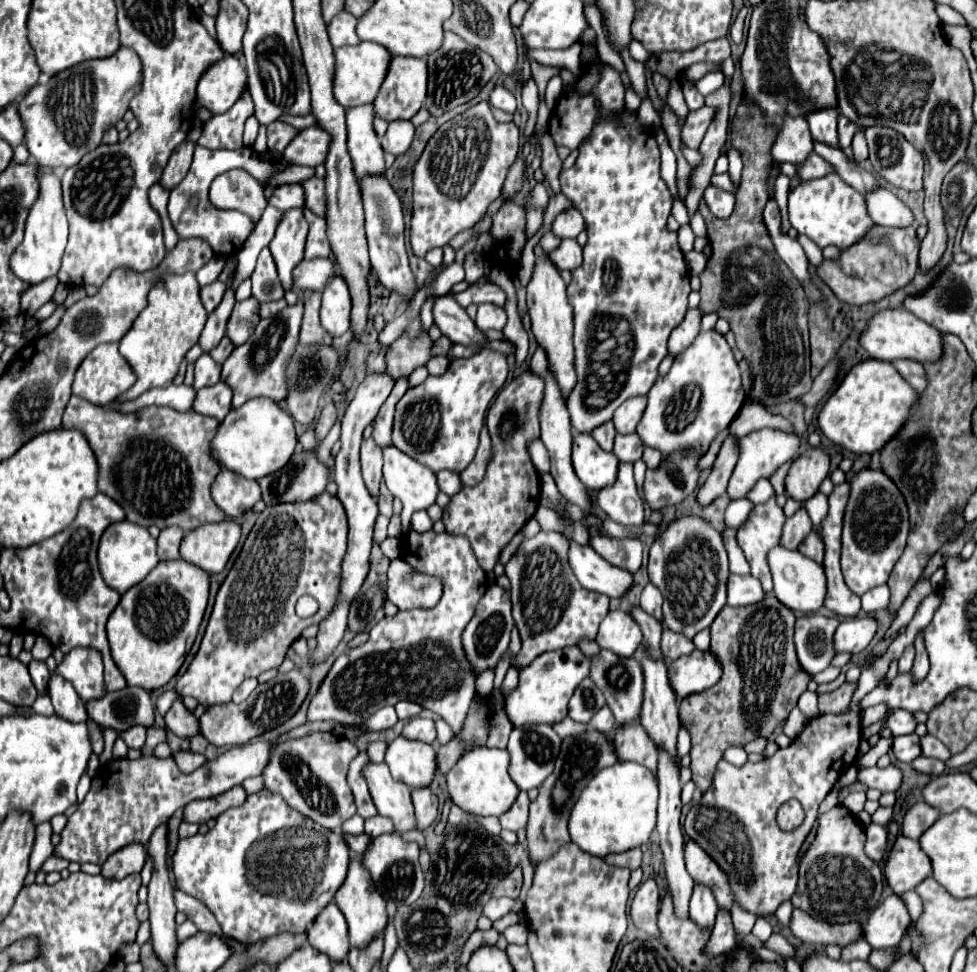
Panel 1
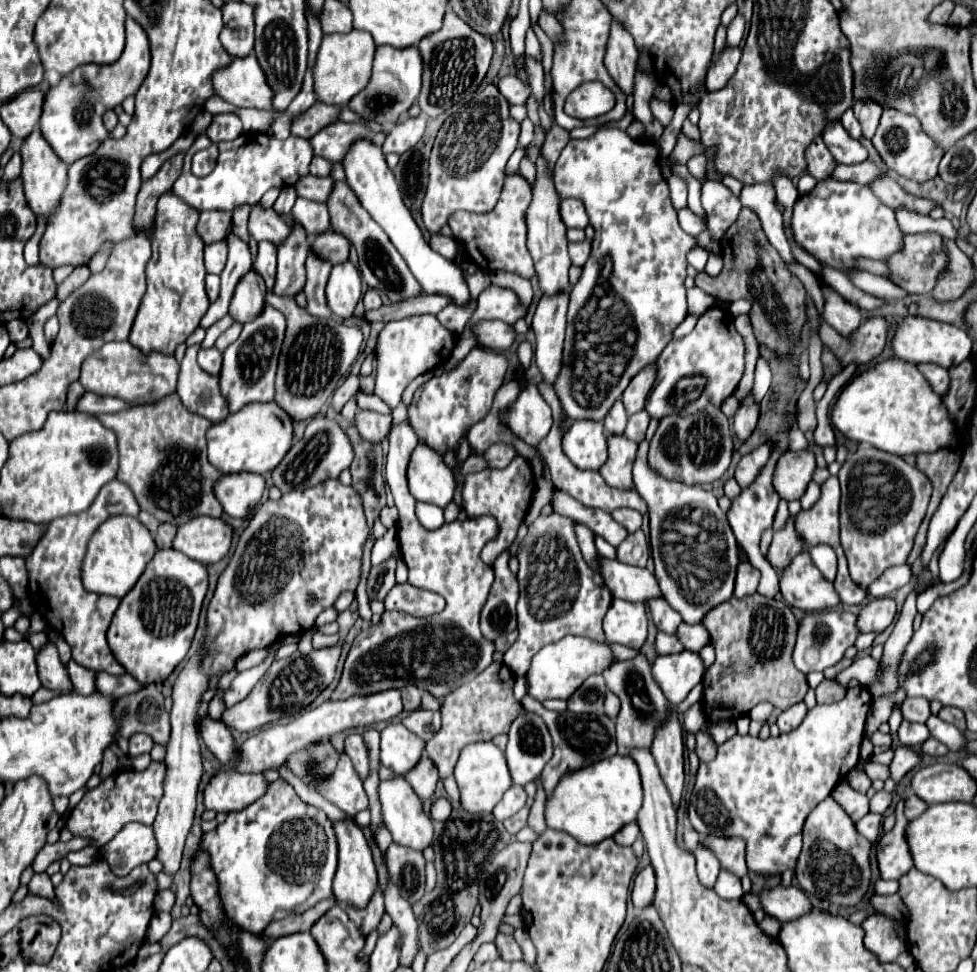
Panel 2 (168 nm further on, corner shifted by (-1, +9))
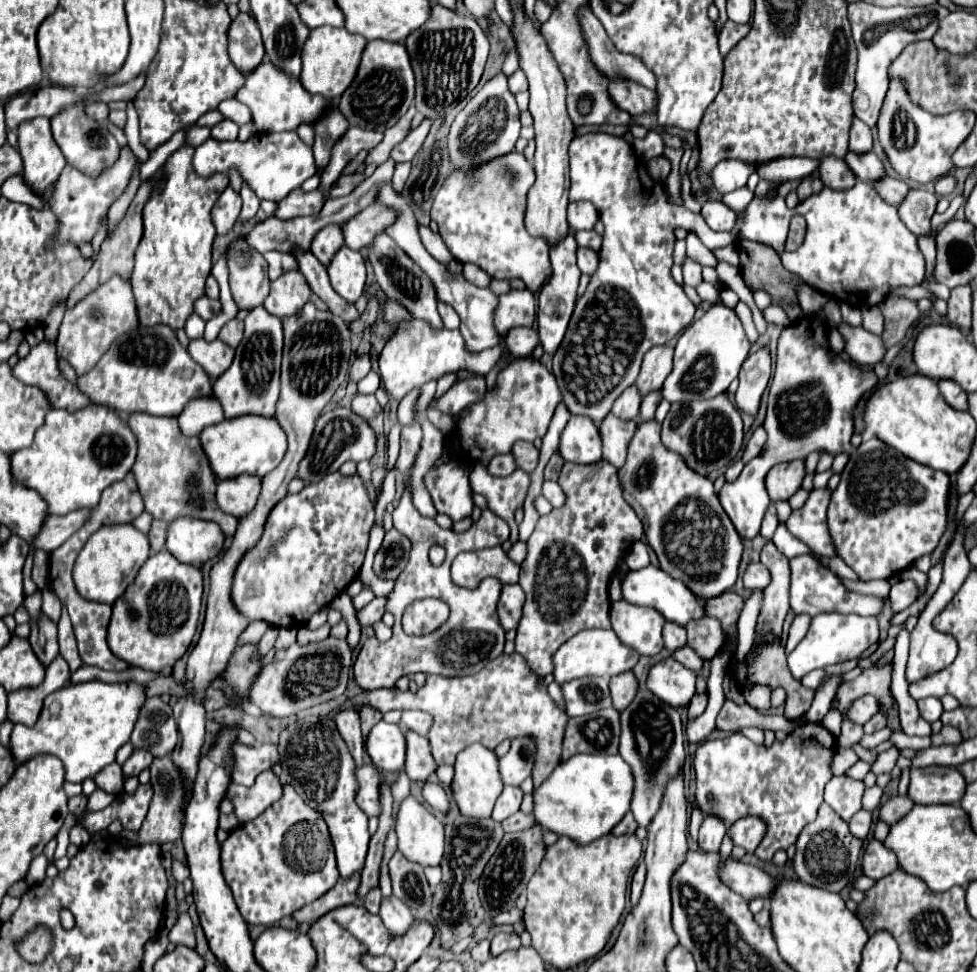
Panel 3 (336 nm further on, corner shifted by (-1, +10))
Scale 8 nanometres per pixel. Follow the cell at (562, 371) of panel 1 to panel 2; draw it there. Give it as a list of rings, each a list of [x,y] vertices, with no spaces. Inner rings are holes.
[[[539,154],[537,162],[537,178],[533,184],[533,200],[529,204],[527,210],[527,250],[533,256],[535,262],[535,270],[537,270],[537,278],[539,278],[539,288],[543,294],[557,294],[561,290],[569,288],[569,278],[567,278],[567,270],[571,266],[569,254],[567,254],[567,226],[561,222],[561,214],[559,214],[559,194],[553,186],[553,176],[549,170],[549,162]]]

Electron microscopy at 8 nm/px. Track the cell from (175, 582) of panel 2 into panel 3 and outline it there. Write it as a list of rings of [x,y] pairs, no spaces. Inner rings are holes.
[[[169,551],[153,553],[133,585],[113,603],[107,631],[109,649],[123,661],[145,671],[161,673],[183,657],[193,641],[203,595],[203,573],[195,565],[177,561]]]

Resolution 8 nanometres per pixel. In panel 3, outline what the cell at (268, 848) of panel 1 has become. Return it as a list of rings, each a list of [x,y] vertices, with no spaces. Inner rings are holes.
[[[283,785],[283,795],[279,801],[269,805],[259,817],[249,823],[243,823],[229,831],[229,837],[221,843],[221,869],[227,885],[233,891],[235,903],[249,925],[271,927],[277,925],[283,917],[289,917],[293,911],[313,903],[335,887],[339,871],[335,865],[333,841],[327,831],[327,823],[321,813],[309,807],[291,785]]]

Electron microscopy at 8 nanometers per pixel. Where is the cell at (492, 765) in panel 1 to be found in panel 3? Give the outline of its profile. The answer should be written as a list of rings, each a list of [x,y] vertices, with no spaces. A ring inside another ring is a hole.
[[[473,743],[469,747],[465,747],[455,761],[455,777],[451,783],[451,791],[453,797],[459,805],[459,811],[465,817],[491,817],[493,805],[497,801],[497,797],[503,791],[503,781],[501,781],[501,773],[499,773],[499,759],[495,755],[495,751],[487,749],[481,743]]]

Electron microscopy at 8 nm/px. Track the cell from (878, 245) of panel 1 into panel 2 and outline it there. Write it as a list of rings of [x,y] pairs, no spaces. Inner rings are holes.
[[[935,232],[907,234],[903,252],[895,254],[887,260],[893,282],[911,294],[931,294],[931,290],[935,288],[935,284],[939,280],[939,274],[943,274],[947,270],[947,264],[949,264],[949,254],[945,250],[941,234],[935,234]]]

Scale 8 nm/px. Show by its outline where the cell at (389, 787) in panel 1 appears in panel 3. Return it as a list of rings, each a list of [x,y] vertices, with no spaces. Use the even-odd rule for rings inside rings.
[[[405,797],[397,811],[395,833],[399,851],[423,867],[439,865],[443,857],[443,825],[441,821],[413,797]]]

